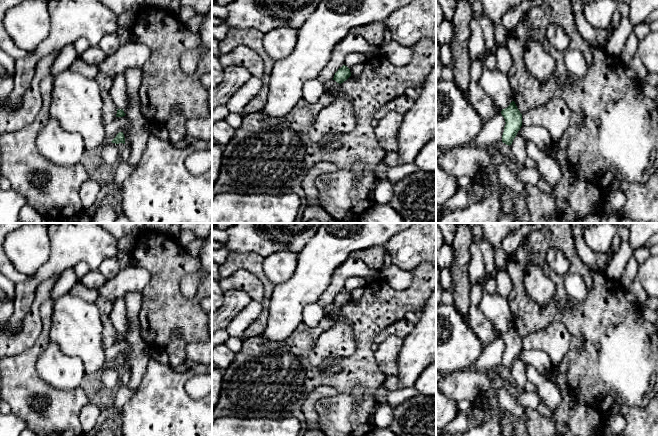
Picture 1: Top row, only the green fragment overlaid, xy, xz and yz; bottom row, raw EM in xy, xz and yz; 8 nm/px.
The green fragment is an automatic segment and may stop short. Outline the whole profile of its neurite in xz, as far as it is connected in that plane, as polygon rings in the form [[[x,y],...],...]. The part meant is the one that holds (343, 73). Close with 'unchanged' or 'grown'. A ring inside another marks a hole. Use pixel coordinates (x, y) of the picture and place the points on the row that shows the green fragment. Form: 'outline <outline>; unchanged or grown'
outline [[[343,65],[335,73],[333,80],[335,80],[337,83],[341,84],[344,81],[346,81],[350,76],[351,76],[350,69],[347,66]]]; unchanged

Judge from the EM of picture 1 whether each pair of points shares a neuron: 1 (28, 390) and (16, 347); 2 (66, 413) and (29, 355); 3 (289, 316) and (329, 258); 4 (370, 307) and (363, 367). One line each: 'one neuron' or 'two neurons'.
1: two neurons
2: one neuron
3: one neuron
4: one neuron

